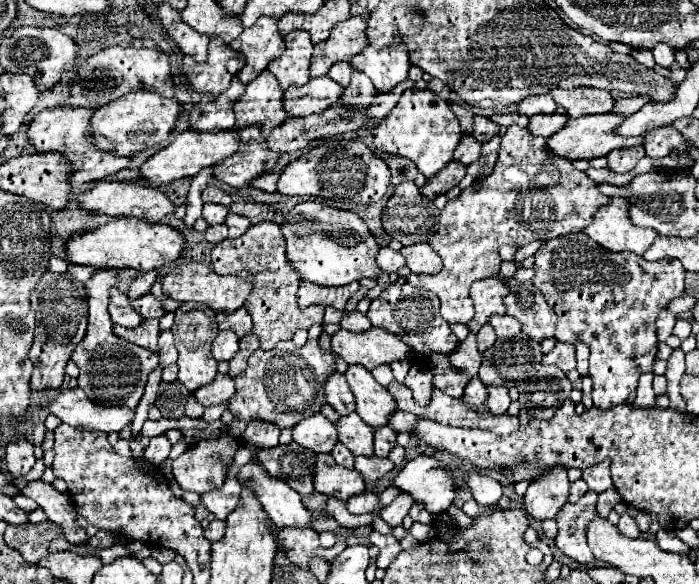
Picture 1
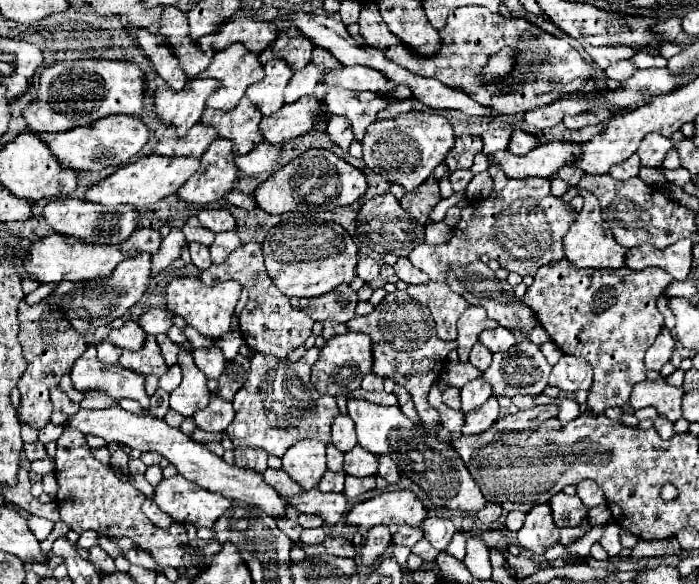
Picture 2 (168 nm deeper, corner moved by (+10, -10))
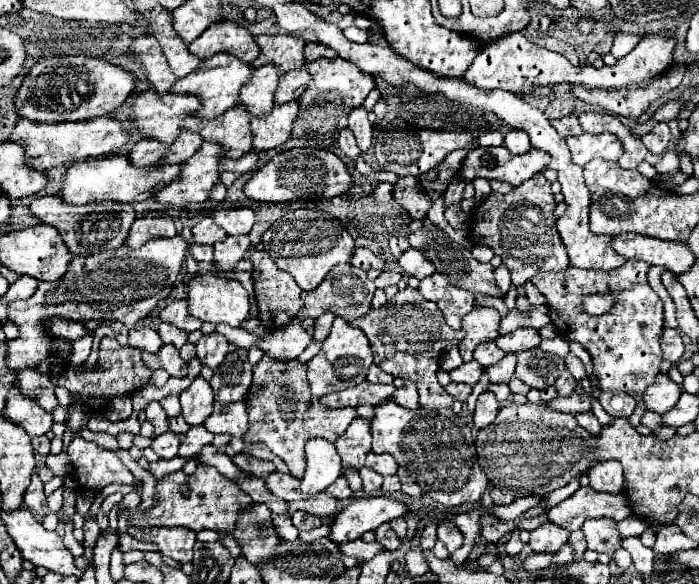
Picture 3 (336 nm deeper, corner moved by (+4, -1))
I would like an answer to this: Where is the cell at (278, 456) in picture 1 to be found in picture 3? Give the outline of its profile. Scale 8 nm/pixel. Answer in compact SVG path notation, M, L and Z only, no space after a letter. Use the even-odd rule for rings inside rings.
M296 511L292 517L292 523L300 529L300 531L306 531L306 529L316 529L322 525L322 519L316 517L316 515L308 515L304 511Z

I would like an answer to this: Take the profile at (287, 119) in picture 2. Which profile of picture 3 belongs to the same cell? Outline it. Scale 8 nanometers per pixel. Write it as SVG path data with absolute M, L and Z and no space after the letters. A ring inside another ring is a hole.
M288 101L274 105L274 111L268 117L254 117L252 119L252 133L254 141L252 147L256 151L266 151L272 147L280 147L292 135L292 125L298 117L300 103Z

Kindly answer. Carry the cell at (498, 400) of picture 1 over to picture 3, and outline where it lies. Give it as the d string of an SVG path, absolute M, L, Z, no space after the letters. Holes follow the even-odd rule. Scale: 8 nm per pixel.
M490 391L482 393L482 395L478 397L476 409L474 409L474 425L476 425L476 429L488 427L488 425L494 421L498 409L500 409L500 403L498 403L496 395L490 393Z

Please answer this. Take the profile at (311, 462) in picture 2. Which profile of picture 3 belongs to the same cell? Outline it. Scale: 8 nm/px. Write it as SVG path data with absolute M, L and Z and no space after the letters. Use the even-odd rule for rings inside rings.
M314 437L306 443L306 471L302 475L302 493L314 495L324 491L342 475L342 463L334 443Z

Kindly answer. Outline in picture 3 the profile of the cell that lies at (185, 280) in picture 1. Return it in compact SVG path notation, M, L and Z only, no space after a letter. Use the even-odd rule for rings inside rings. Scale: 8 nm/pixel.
M214 273L196 275L188 285L188 313L200 321L238 327L250 309L248 295L240 281Z

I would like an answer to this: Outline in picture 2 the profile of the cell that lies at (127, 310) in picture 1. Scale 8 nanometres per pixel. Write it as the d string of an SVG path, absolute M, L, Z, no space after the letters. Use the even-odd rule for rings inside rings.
M132 320L124 322L122 328L112 330L110 332L110 342L118 348L126 348L126 350L140 350L146 342L146 332Z

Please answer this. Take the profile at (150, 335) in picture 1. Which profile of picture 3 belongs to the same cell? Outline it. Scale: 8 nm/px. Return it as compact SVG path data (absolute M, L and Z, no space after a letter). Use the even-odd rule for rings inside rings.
M162 345L158 353L142 353L142 361L148 369L166 369L172 377L186 375L186 363L174 345Z

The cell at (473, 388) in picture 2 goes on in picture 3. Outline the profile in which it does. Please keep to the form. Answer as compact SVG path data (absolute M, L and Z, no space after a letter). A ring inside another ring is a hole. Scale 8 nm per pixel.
M508 353L502 361L498 361L496 365L492 367L486 367L484 373L488 375L490 383L508 383L512 373L514 373L514 367L516 367L516 357L512 353Z

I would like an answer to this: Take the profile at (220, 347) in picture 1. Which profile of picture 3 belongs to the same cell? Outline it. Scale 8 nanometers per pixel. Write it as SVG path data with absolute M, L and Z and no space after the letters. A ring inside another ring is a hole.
M210 333L210 335L204 335L198 343L196 343L196 353L198 353L198 361L202 363L202 365L208 365L208 367L212 367L212 369L216 369L222 361L224 361L224 357L226 357L226 353L228 353L228 341L226 341L226 337L224 335L220 335L220 333Z

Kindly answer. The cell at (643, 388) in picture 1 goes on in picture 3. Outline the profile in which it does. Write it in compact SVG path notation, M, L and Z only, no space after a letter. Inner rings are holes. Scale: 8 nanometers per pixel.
M658 375L656 381L644 391L642 399L646 403L646 407L650 411L656 411L656 413L668 413L680 399L682 391L680 391L680 385L674 383L668 375Z

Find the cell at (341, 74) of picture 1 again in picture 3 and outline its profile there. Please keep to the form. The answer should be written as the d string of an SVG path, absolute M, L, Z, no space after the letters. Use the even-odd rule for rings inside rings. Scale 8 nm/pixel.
M358 105L358 107L350 109L350 113L348 113L348 127L354 133L360 151L366 153L370 149L370 145L372 145L372 131L374 131L374 127L368 121L368 109L364 105Z

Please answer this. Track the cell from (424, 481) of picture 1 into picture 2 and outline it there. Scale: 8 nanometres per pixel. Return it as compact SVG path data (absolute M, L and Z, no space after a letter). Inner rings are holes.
M410 490L396 492L380 492L372 500L356 504L344 518L344 524L356 526L362 530L370 530L372 526L384 524L406 524L420 526L426 518L426 508Z

